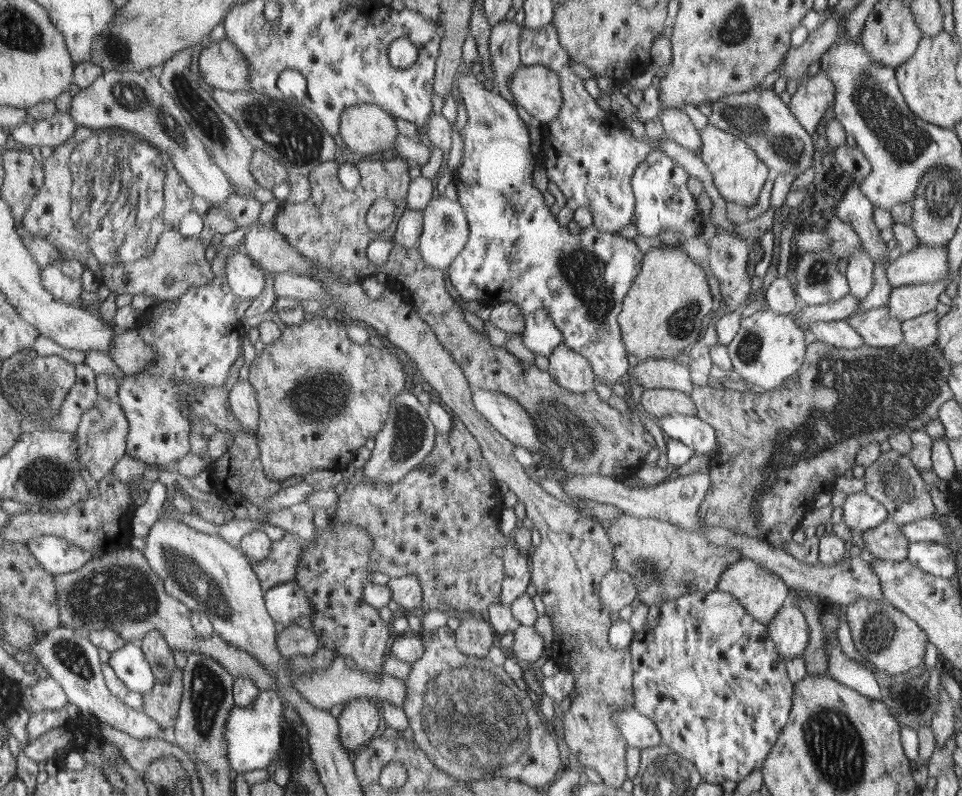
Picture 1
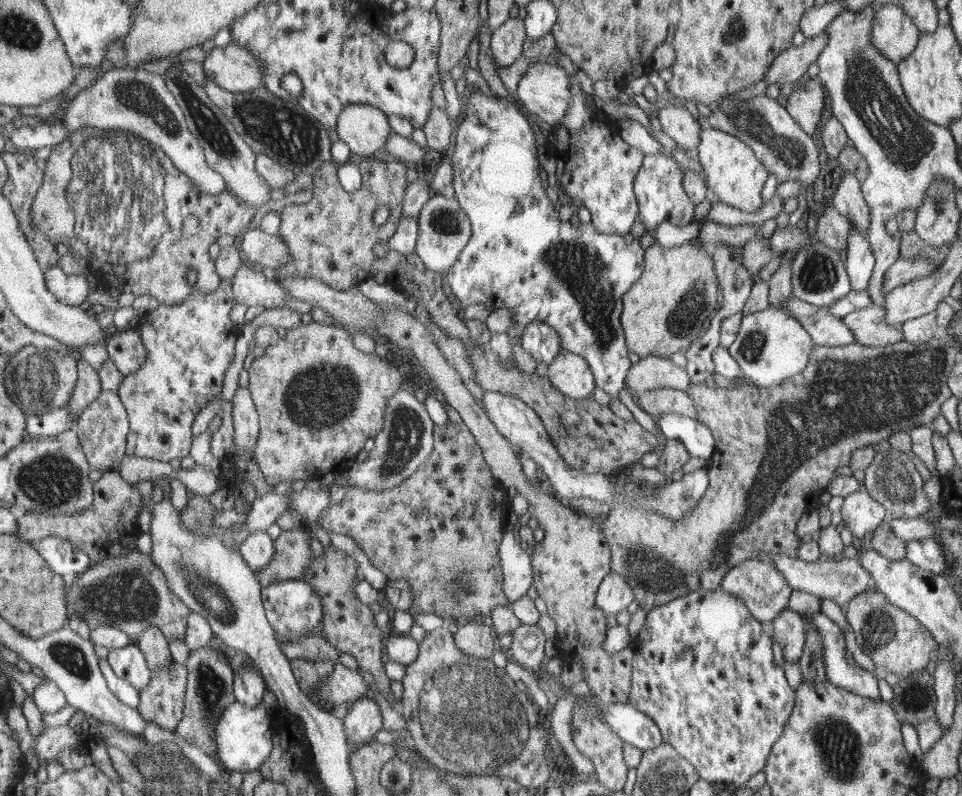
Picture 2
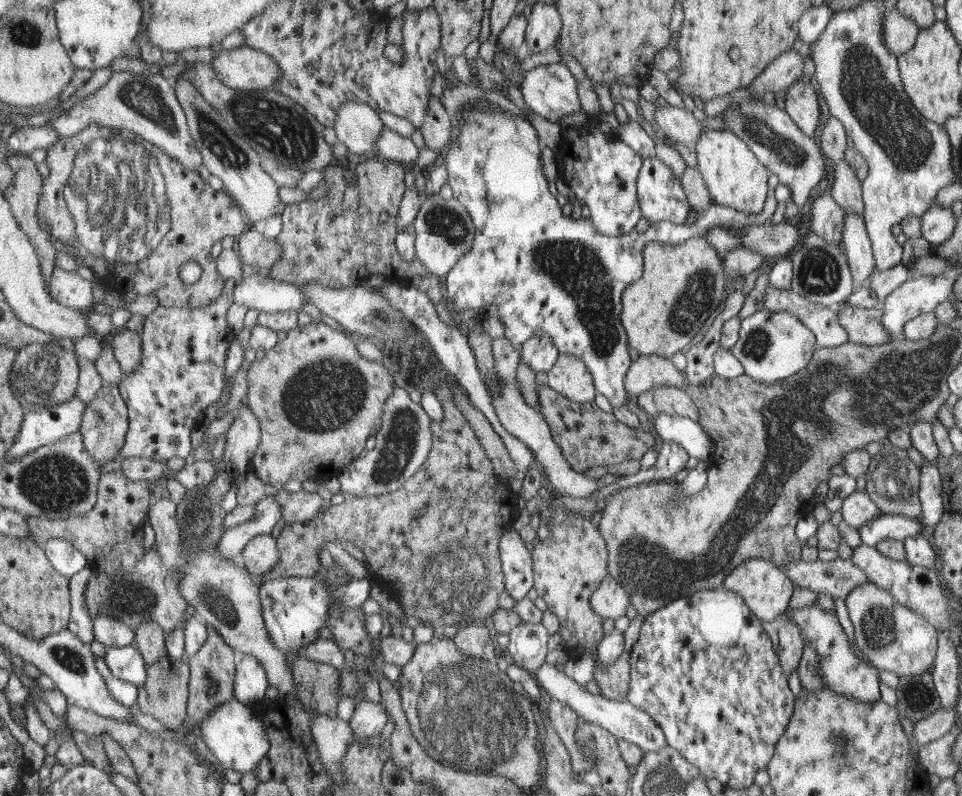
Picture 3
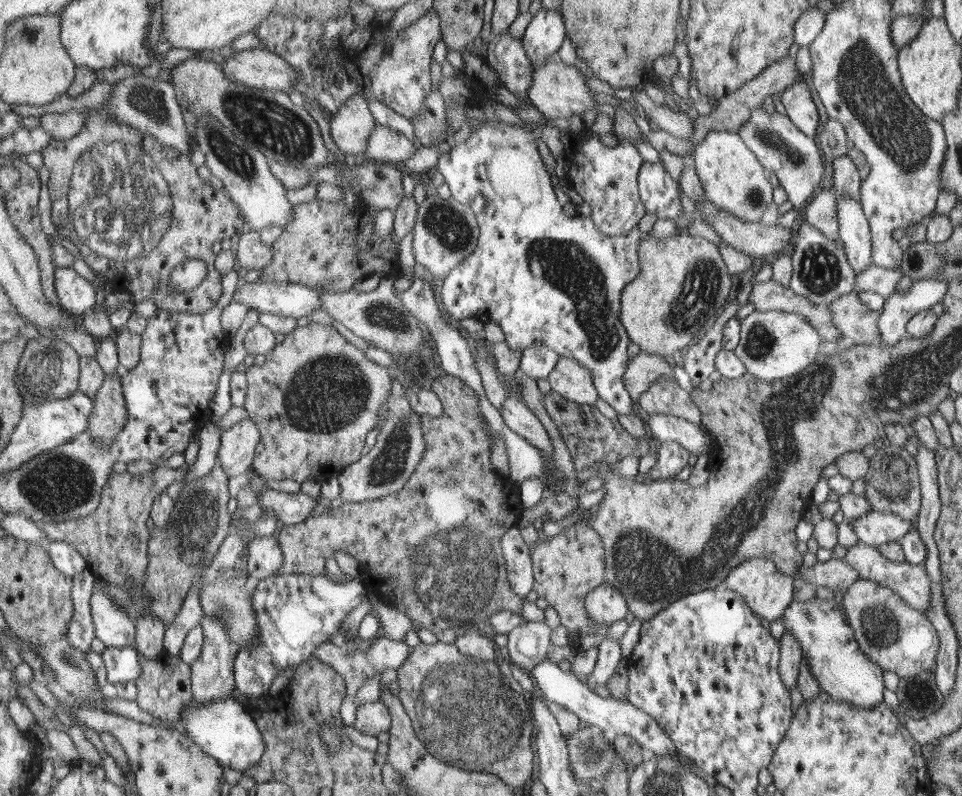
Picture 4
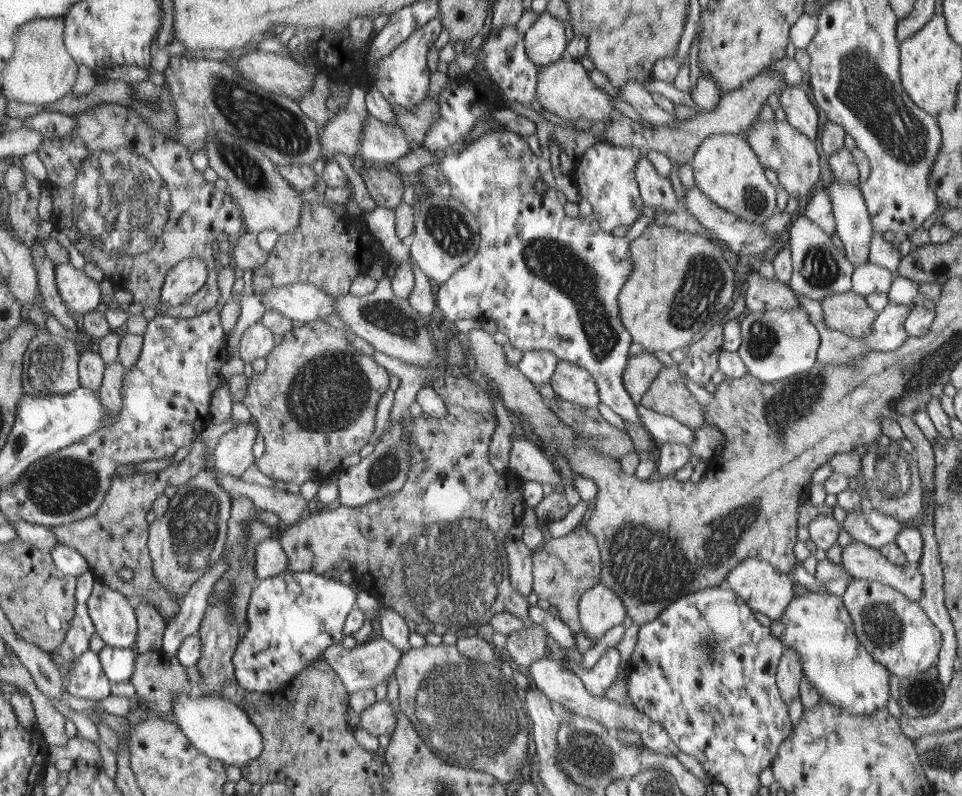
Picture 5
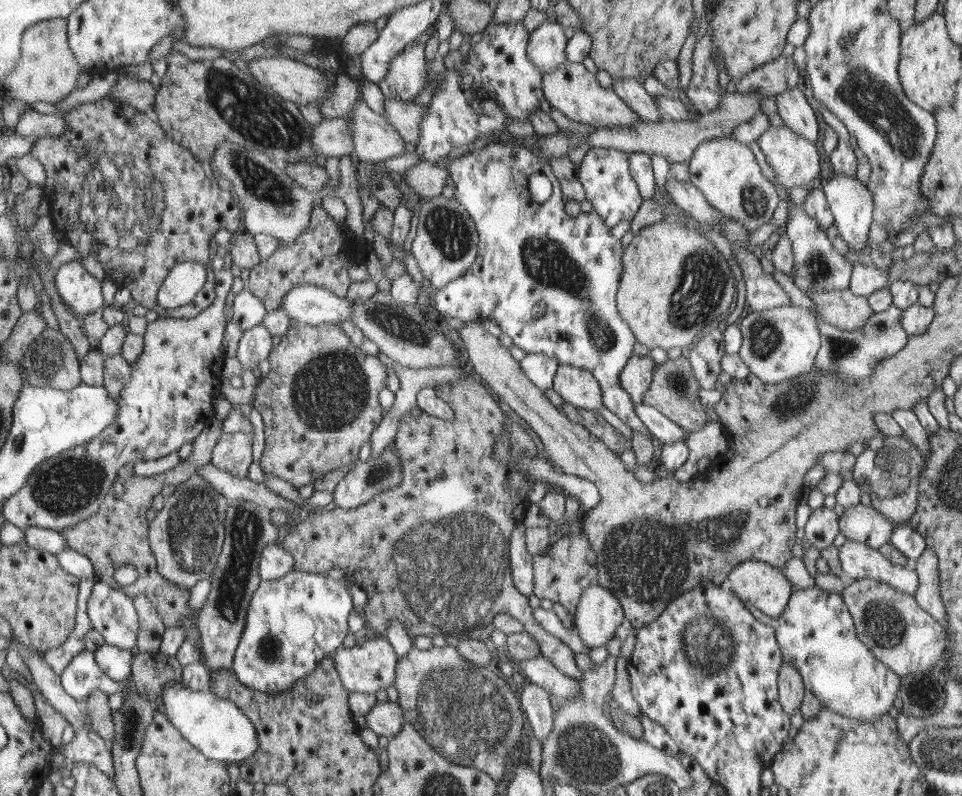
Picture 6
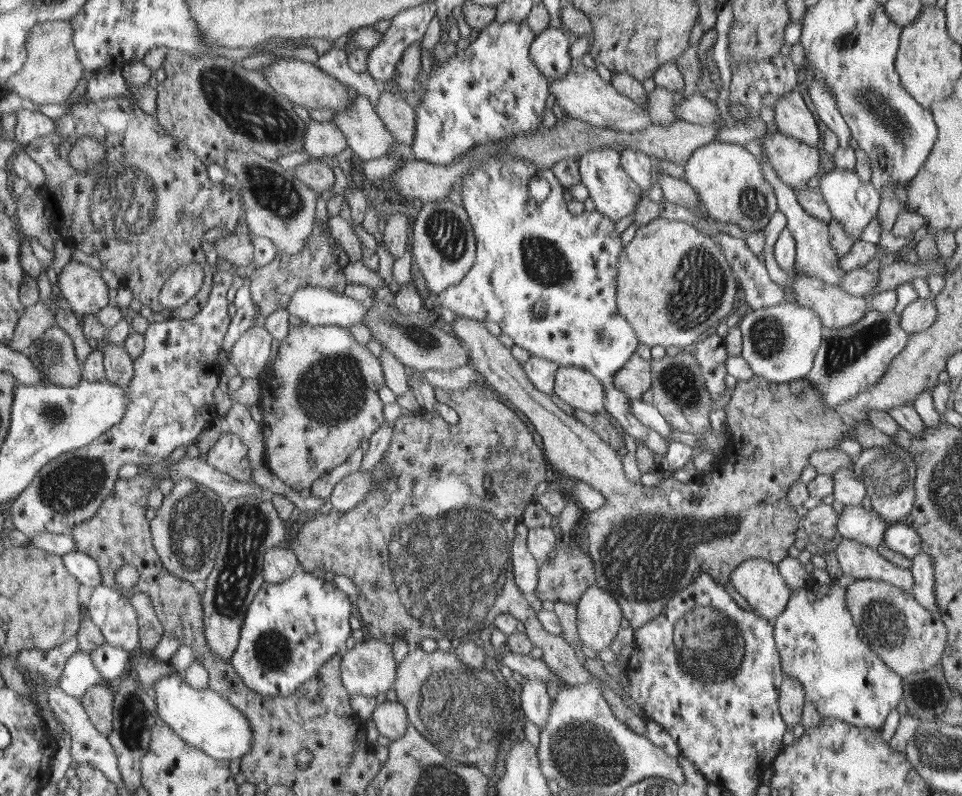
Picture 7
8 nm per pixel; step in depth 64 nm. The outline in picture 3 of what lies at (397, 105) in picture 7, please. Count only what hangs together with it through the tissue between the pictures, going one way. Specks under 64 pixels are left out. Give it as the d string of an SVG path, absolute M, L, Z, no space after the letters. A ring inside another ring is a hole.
M438 98L431 100L429 110L426 112L424 123L420 124L420 131L428 148L445 151L448 140L452 136L450 115Z

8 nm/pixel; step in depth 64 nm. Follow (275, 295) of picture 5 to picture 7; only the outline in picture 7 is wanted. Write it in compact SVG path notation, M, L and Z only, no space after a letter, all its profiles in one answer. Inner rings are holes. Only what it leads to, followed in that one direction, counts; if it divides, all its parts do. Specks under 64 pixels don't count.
M305 286L294 292L286 307L291 316L310 325L350 327L363 322L368 302L335 293L326 287Z

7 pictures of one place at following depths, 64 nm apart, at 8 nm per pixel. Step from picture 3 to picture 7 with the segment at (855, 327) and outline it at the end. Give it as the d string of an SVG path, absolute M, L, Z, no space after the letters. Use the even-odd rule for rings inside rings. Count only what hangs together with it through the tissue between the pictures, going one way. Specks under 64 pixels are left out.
M795 269L790 272L790 277L792 277L792 286L784 289L784 298L792 297L793 302L798 302L798 304L806 308L815 310L822 318L824 327L847 328L852 324L856 324L870 310L870 303L866 302L865 297L848 294L848 292L838 286L826 284L826 282L822 282L818 278L806 276L804 272L799 272Z

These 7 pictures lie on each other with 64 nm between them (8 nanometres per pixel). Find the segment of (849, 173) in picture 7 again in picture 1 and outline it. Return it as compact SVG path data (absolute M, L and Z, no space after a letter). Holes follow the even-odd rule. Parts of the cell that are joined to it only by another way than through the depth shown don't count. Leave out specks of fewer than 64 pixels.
M862 248L858 252L856 250L852 252L846 270L846 278L849 282L849 294L858 296L860 300L864 300L868 296L868 292L874 286L874 266L874 262L868 256L866 248Z

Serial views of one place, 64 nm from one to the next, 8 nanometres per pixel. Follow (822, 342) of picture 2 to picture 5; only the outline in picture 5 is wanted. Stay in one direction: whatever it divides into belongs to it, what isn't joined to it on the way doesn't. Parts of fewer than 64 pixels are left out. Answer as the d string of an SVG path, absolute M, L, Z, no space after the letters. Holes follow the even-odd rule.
M750 271L748 278L745 280L746 283L746 308L751 312L764 312L774 309L794 310L801 309L794 291L783 282L775 280L773 275L769 275L767 278L760 275L760 271Z

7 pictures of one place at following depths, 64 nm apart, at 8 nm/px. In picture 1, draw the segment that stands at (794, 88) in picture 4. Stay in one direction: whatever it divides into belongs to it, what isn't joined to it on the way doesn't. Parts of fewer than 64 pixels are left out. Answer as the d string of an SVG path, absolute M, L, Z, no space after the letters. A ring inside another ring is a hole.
M824 69L798 85L794 94L788 98L788 105L794 117L809 135L815 134L816 128L822 116L828 112L828 108L834 106L836 87L834 81L826 75Z

